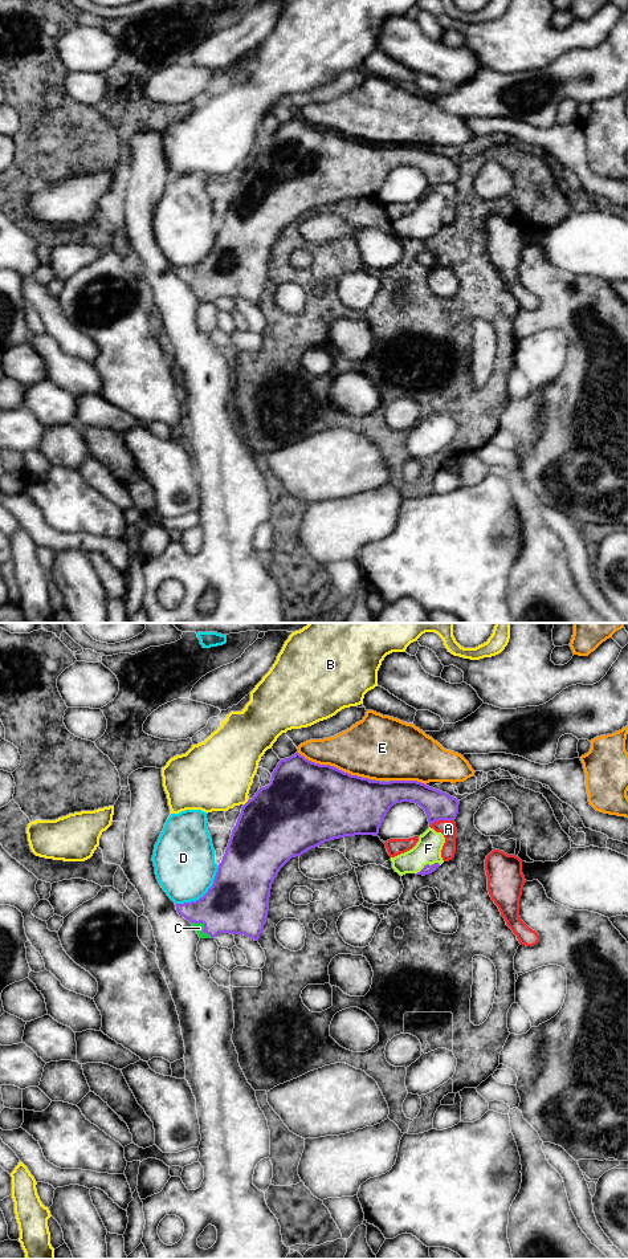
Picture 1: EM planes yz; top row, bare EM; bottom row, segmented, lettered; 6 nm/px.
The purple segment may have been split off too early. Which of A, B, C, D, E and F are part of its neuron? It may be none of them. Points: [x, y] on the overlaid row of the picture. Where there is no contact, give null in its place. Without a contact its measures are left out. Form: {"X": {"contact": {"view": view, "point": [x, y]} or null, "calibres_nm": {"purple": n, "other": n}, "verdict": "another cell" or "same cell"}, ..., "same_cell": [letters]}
{"A": {"contact": {"view": "yz", "point": [441, 819]}, "calibres_nm": {"purple": 180, "other": 100}, "verdict": "another cell"}, "B": {"contact": {"view": "yz", "point": [245, 803]}, "calibres_nm": {"purple": 460, "other": 440}, "verdict": "another cell"}, "C": {"contact": {"view": "yz", "point": [204, 927]}, "calibres_nm": {"purple": 380, "other": 50}, "verdict": "same cell"}, "D": {"contact": {"view": "yz", "point": [204, 895]}, "calibres_nm": {"purple": 380, "other": 360}, "verdict": "another cell"}, "E": {"contact": {"view": "yz", "point": [329, 765]}, "calibres_nm": {"purple": 480, "other": 320}, "verdict": "another cell"}, "F": {"contact": {"view": "yz", "point": [428, 864]}, "calibres_nm": {"purple": 60, "other": 160}, "verdict": "same cell"}, "same_cell": ["C", "F"]}

